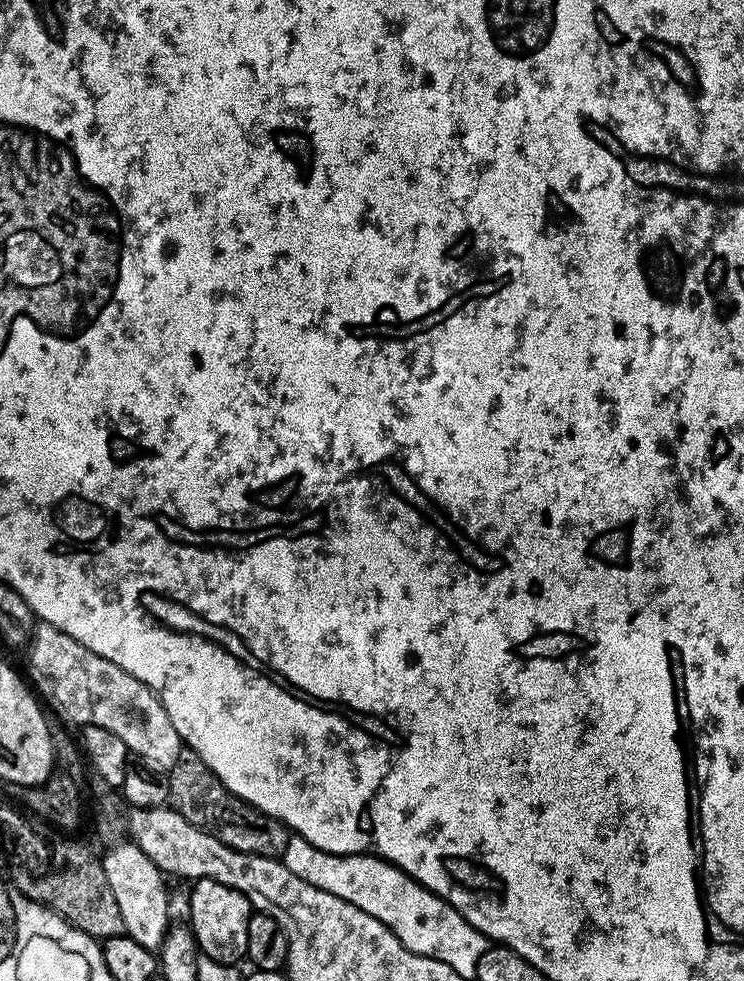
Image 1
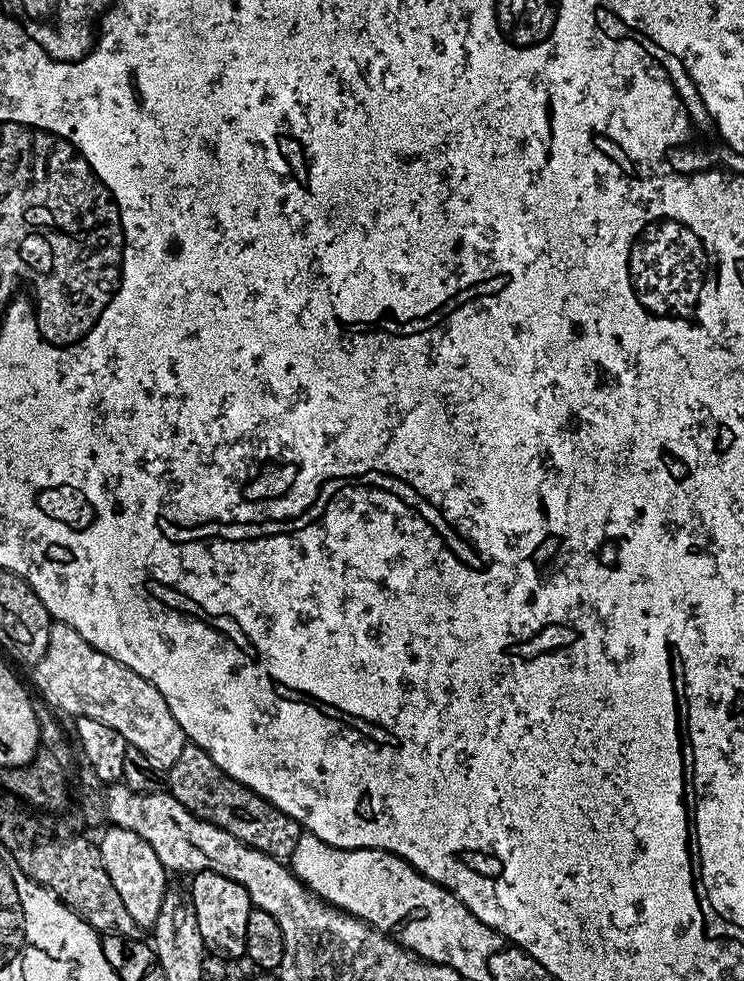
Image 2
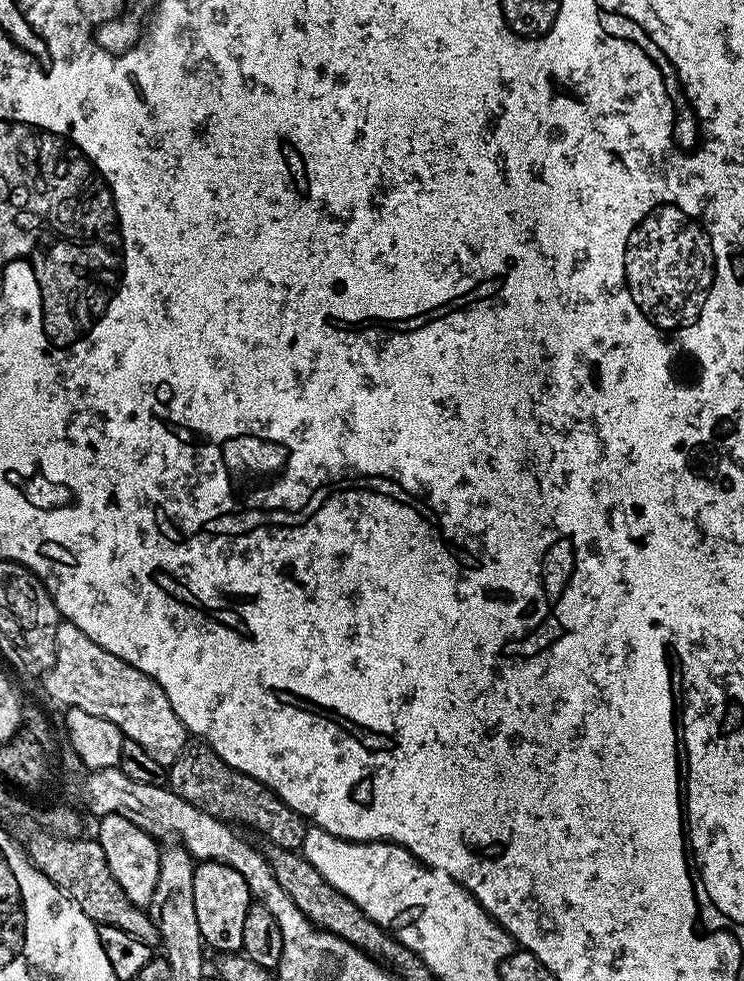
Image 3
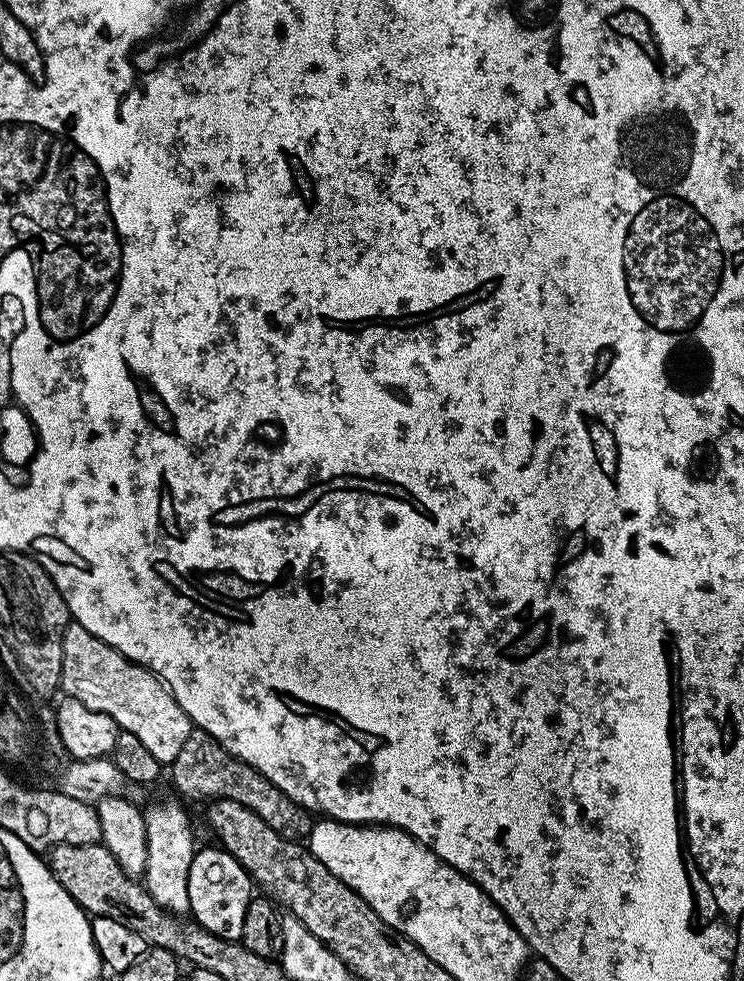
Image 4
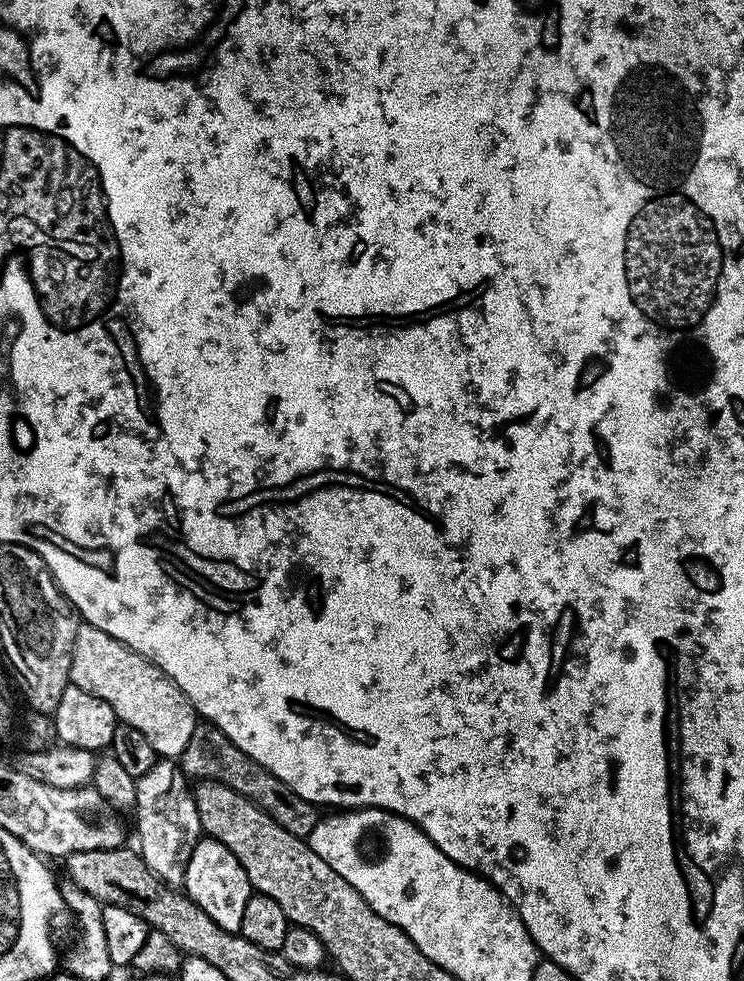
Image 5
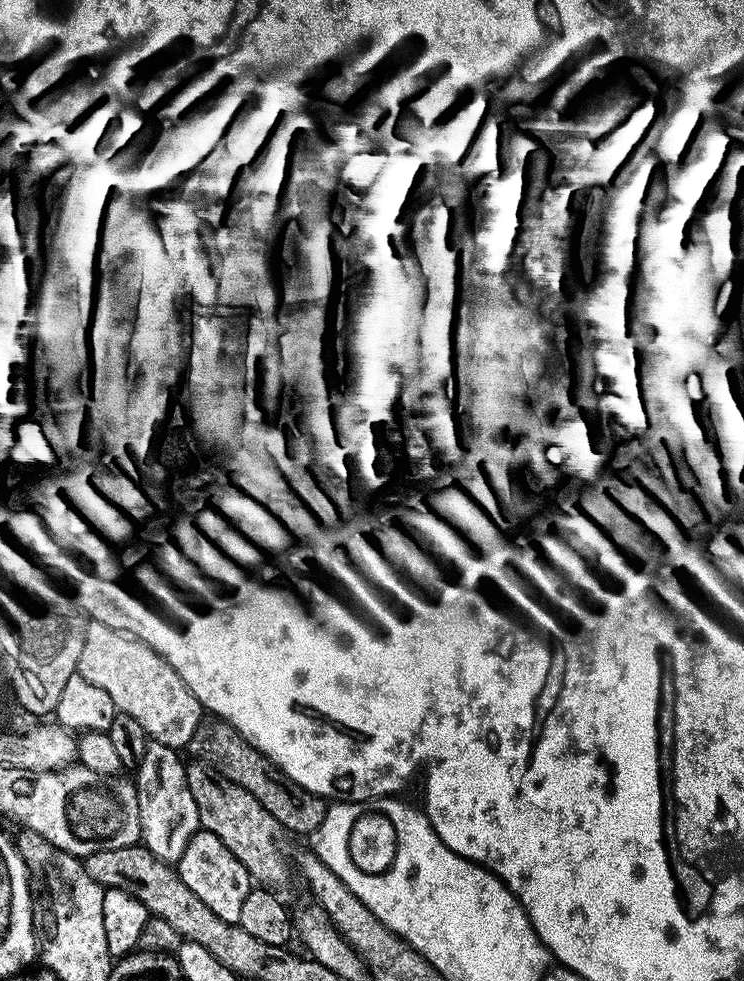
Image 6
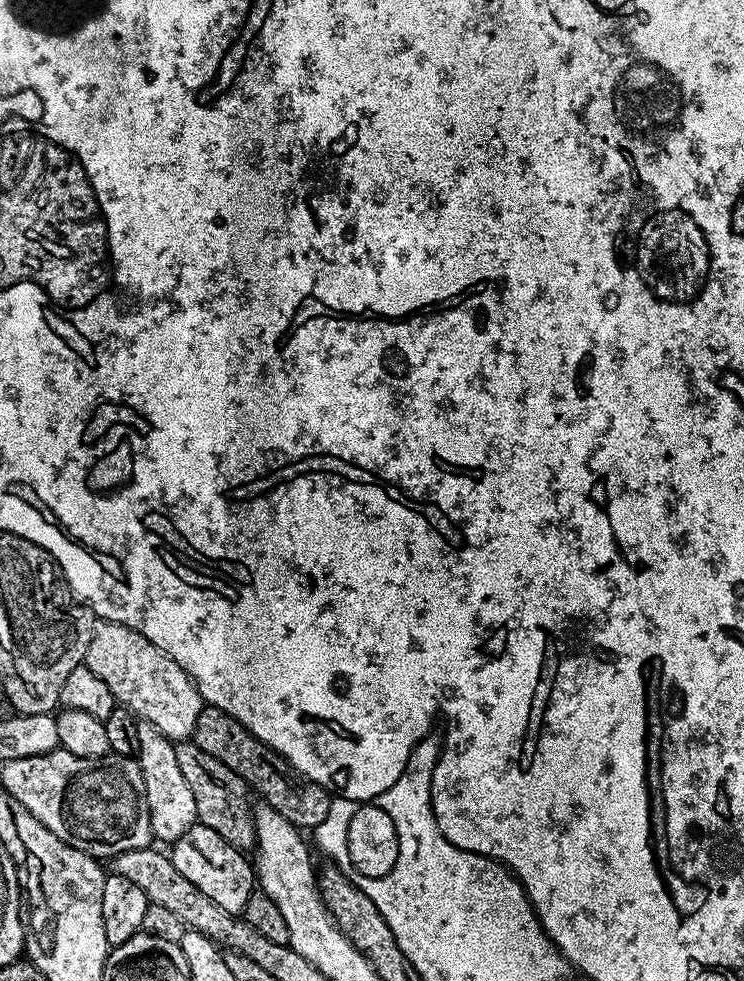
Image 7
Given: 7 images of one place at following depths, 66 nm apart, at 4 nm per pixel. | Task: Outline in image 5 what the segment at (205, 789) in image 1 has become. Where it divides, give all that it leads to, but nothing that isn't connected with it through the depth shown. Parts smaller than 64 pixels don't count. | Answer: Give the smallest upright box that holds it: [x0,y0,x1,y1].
[178,723,322,837]

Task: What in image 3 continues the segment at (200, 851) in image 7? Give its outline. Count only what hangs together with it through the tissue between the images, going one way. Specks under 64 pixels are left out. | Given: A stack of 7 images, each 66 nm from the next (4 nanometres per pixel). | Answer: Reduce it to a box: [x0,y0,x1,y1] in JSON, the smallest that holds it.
[194,860,253,953]

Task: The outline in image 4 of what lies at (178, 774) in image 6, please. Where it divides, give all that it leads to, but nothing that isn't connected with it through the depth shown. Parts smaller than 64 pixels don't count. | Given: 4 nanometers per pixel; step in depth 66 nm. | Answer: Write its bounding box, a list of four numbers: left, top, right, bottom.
[142,799,198,914]

